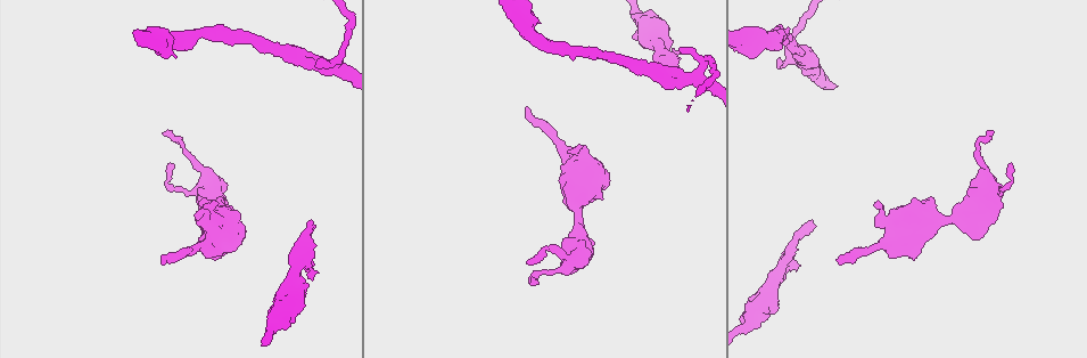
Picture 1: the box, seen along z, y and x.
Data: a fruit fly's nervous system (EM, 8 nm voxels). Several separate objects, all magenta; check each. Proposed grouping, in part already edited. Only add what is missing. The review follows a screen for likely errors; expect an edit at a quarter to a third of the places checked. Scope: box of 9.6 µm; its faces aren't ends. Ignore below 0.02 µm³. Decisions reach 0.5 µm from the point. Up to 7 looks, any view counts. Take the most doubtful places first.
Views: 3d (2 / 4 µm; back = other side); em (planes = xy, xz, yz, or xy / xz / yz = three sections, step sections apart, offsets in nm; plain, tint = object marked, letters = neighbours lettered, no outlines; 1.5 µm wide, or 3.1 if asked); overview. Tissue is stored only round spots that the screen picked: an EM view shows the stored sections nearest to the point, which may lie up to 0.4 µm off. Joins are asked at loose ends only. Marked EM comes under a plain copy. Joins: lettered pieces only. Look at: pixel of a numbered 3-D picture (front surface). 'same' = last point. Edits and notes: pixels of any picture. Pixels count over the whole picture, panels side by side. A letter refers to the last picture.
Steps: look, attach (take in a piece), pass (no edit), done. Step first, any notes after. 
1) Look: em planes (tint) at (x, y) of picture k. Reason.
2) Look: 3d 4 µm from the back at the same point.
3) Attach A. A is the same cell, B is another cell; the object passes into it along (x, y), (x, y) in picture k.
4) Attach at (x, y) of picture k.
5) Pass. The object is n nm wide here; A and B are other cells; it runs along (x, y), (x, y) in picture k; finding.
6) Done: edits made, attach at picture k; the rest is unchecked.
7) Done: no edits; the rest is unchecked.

Look: 3d 2 µm at (525, 107) of picture 1. Free end.

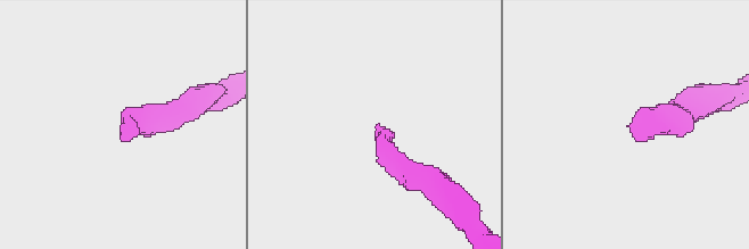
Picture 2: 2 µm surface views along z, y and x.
Look: em planes (letters) at (630, 128) of picture 2. Now the EM.

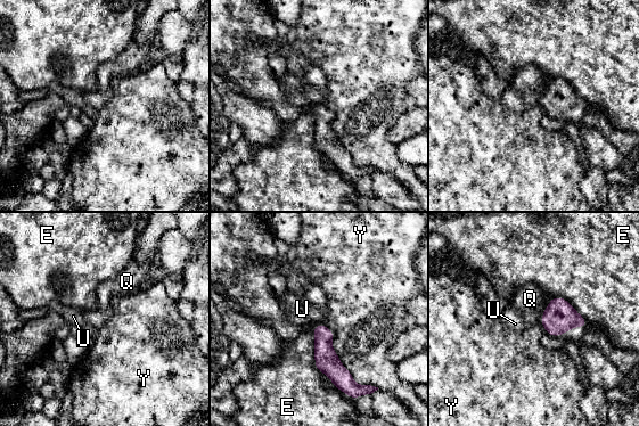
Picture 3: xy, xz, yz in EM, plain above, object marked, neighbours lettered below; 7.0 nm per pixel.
Pass. E, Q, U and Y are other cells; a border runs along (322, 325), (352, 379), (371, 385) in picture 3; no lettered piece goes on from it.

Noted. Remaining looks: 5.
Look: 3d 4 µm at (312, 225) of picture 1. An open end.

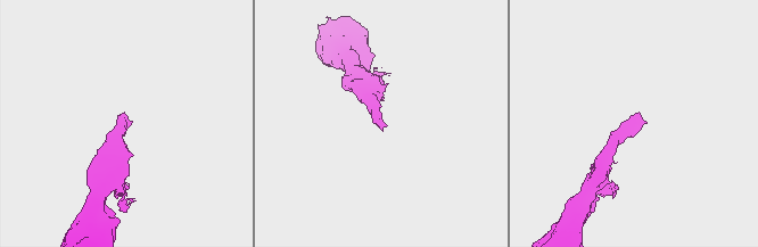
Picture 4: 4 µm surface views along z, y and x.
Look: em yz step 4 (letters) at (125, 124) of picture 4.

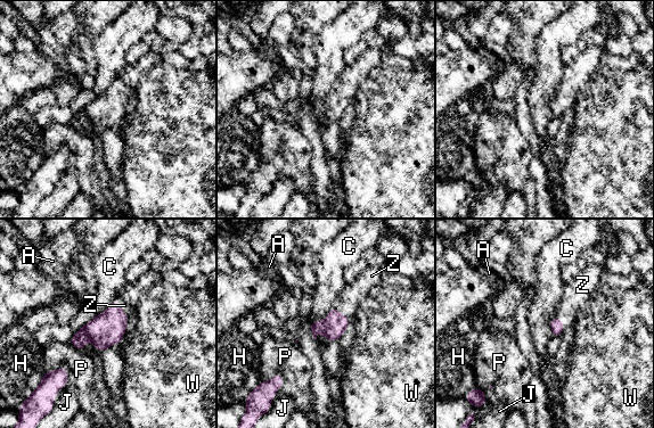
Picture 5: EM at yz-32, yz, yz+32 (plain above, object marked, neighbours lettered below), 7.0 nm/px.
Attach Z. The longest contact is with C, 220 nm; Z is the same cell, A, C, H, J, P and W are other cells; it goes on there.

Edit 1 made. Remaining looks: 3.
Look: overview. Redraw.

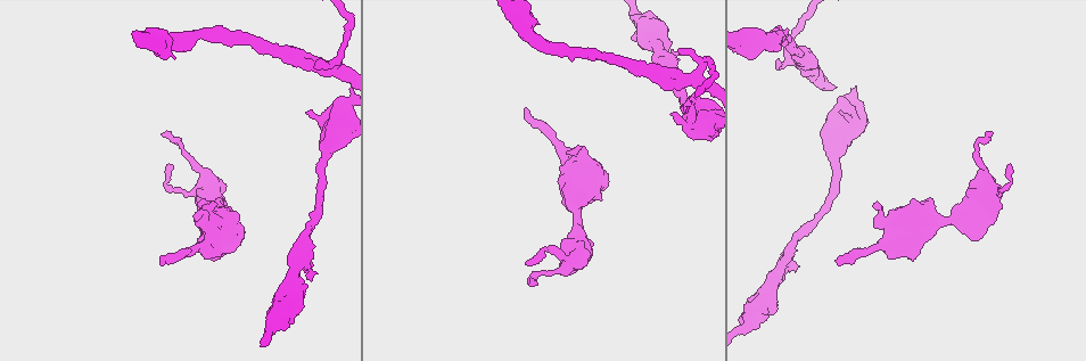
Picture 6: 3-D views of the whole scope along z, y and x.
Look: em yz step 4 (letters) at (163, 135) of picture 6. Tapers out.

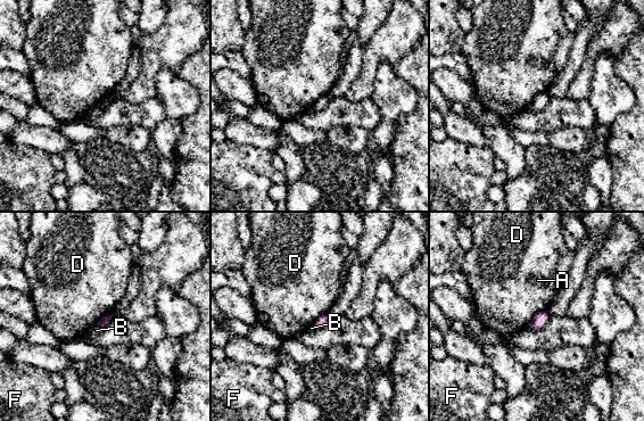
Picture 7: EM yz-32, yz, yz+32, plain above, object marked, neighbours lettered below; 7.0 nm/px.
Look: em xz step 8 (letters) at the same point.

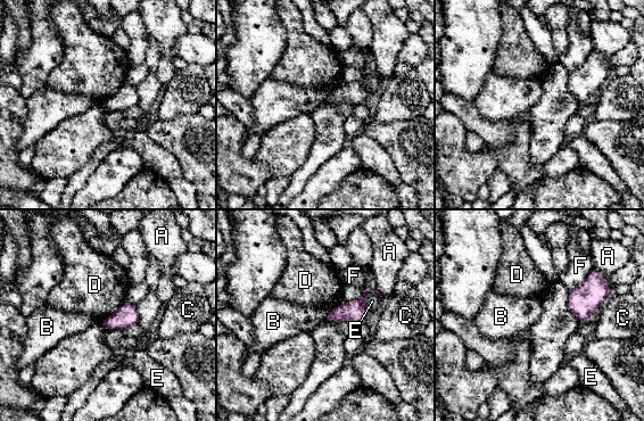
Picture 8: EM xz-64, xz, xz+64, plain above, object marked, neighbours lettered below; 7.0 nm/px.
Pass. A, B, C, D, E and F are other cells; a border runs along (124, 302), (100, 323) in picture 8; no lettered piece goes on from it.

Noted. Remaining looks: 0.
Done: edits made, attach at picture 5; the rest is unchecked.

